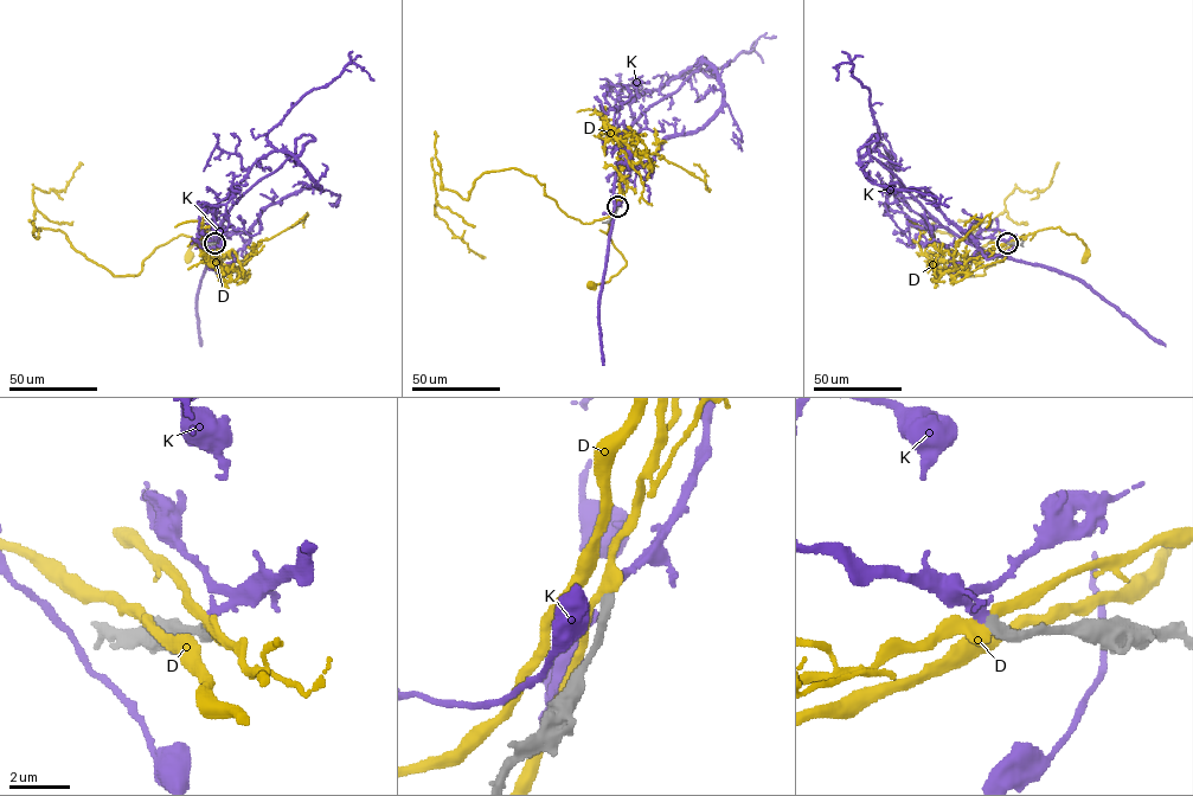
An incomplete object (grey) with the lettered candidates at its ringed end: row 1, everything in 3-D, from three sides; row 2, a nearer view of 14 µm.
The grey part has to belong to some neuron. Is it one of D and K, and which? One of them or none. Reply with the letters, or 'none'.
K

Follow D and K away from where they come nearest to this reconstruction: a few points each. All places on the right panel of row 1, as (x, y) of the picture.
D: (1007, 243), (1058, 226), (1082, 241), (1085, 257)
K: (1007, 242), (962, 233), (925, 188), (873, 183), (860, 159), (879, 136), (870, 90), (852, 63), (836, 81)

